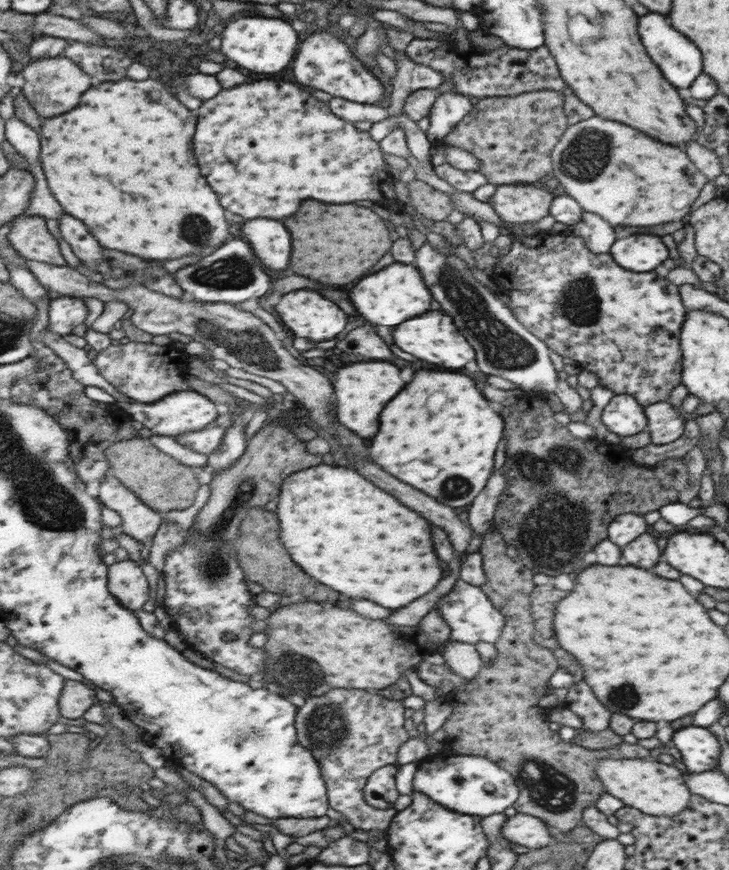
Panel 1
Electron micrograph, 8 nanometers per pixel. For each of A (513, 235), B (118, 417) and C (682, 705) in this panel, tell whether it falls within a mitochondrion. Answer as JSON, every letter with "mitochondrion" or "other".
{"A":"other","B":"other","C":"other"}

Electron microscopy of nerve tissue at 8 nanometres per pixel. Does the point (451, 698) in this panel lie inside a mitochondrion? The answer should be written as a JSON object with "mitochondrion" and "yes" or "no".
{"mitochondrion":"no"}

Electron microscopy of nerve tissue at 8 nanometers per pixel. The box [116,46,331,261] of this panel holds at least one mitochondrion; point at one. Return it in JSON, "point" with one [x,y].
{"point":[194,229]}

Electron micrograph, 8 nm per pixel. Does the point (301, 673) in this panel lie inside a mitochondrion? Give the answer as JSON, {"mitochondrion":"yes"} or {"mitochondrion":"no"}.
{"mitochondrion":"yes"}

